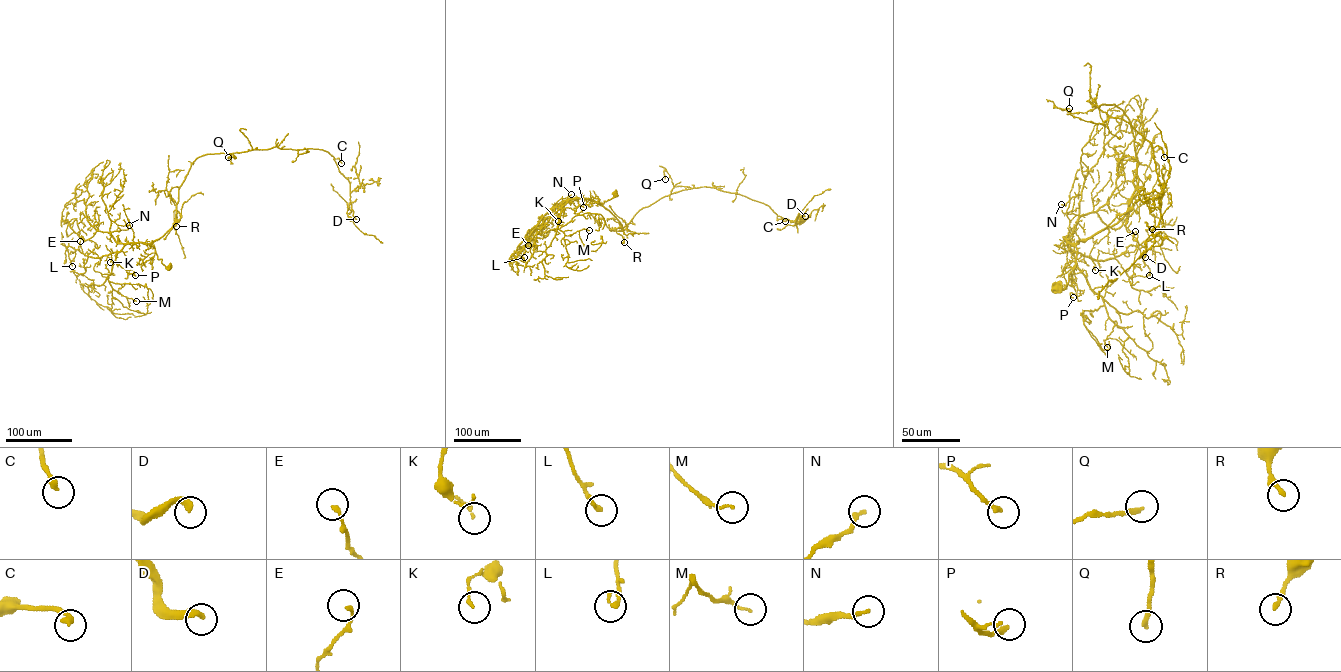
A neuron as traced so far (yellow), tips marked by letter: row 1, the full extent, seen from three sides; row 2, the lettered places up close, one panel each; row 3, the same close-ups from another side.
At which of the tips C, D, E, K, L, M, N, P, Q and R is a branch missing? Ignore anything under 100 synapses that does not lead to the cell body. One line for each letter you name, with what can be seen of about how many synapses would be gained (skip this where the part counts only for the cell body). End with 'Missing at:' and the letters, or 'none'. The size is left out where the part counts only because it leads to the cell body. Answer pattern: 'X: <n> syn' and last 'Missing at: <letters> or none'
D: 250 syn
Missing at: D

